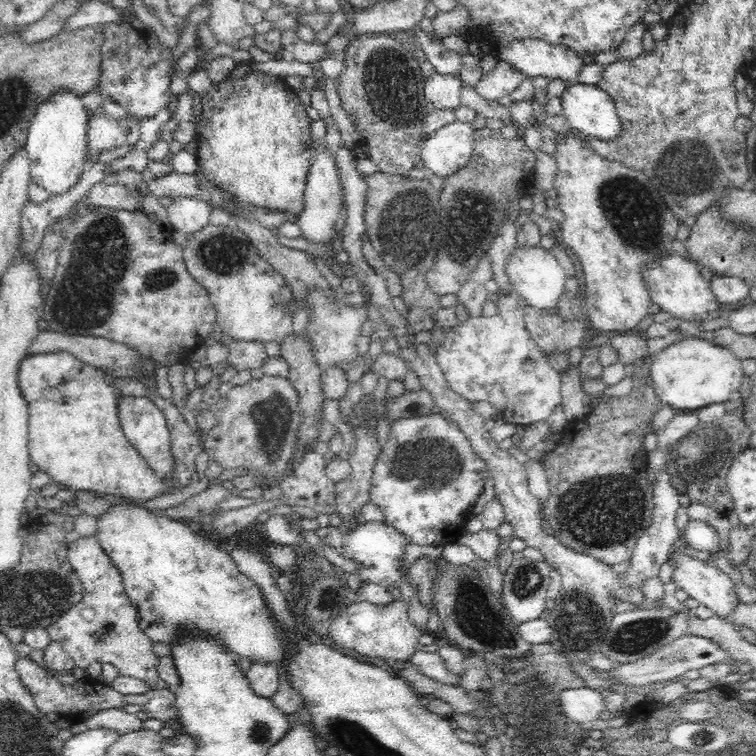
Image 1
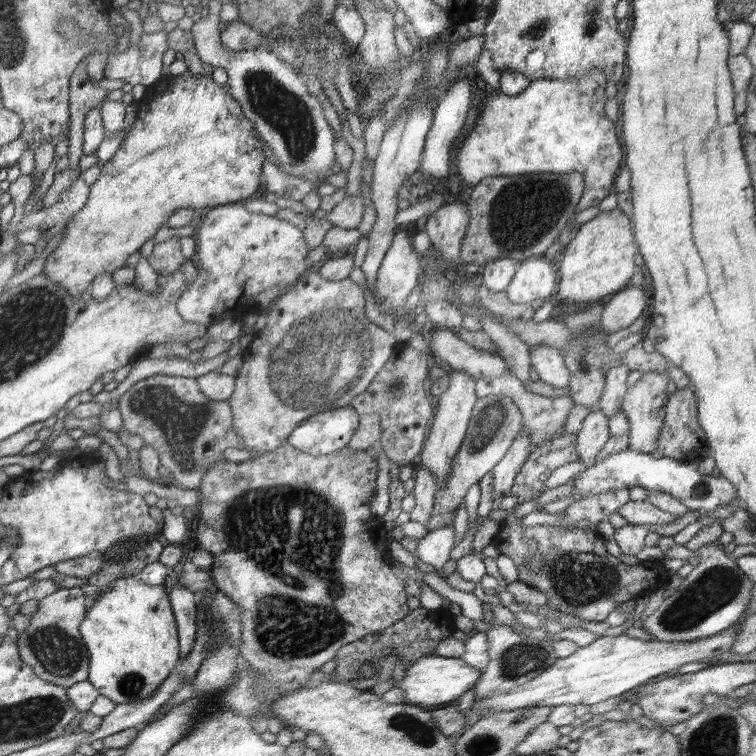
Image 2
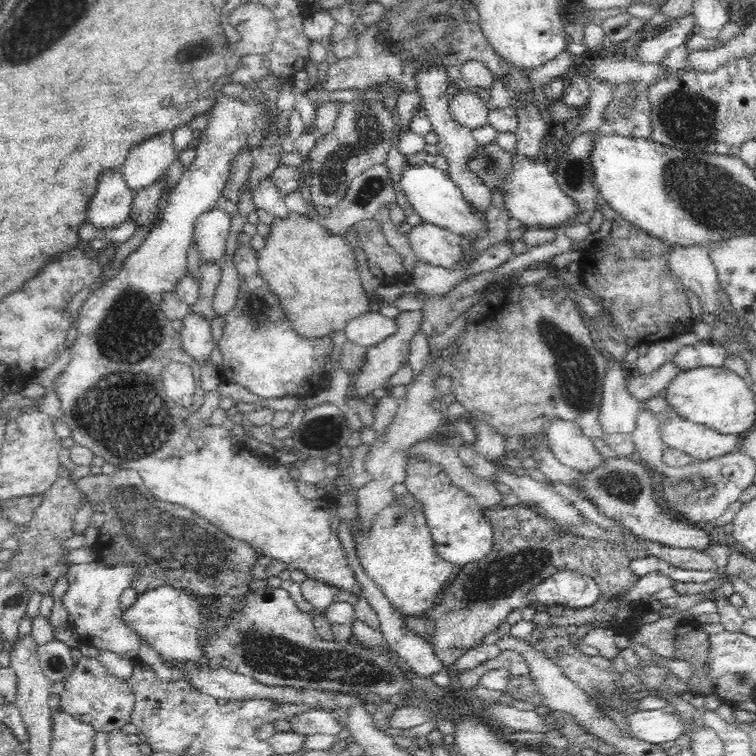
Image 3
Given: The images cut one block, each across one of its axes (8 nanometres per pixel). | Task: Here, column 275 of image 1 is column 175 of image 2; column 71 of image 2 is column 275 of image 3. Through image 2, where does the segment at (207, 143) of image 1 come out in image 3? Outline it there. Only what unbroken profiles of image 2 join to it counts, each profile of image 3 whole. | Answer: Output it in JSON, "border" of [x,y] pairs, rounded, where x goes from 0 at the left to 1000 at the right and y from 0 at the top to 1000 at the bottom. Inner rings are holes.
{"border":[[[384,279],[381,288],[364,287],[362,294],[357,296],[357,308],[351,315],[351,325],[341,333],[340,351],[344,365],[373,401],[393,444],[413,450],[437,444],[439,439],[455,439],[463,423],[489,413],[492,399],[479,381],[467,327],[456,313],[444,312],[431,304],[421,286],[409,288]]]}

